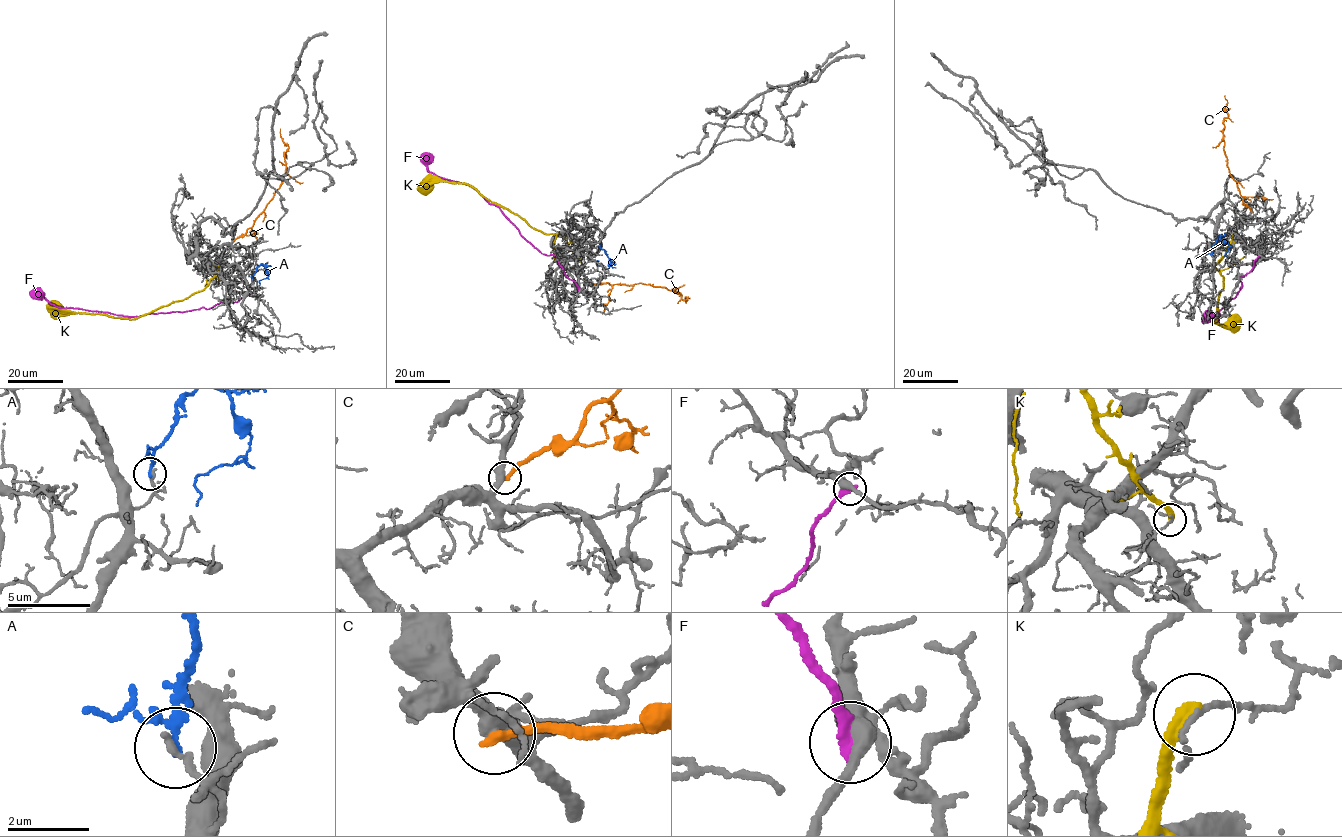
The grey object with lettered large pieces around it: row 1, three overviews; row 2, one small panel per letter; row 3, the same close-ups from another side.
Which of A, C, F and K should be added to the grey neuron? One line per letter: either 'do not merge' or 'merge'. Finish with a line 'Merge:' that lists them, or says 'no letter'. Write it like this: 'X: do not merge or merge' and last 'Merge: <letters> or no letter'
A: do not merge
C: do not merge
F: do not merge
K: do not merge
Merge: no letter

